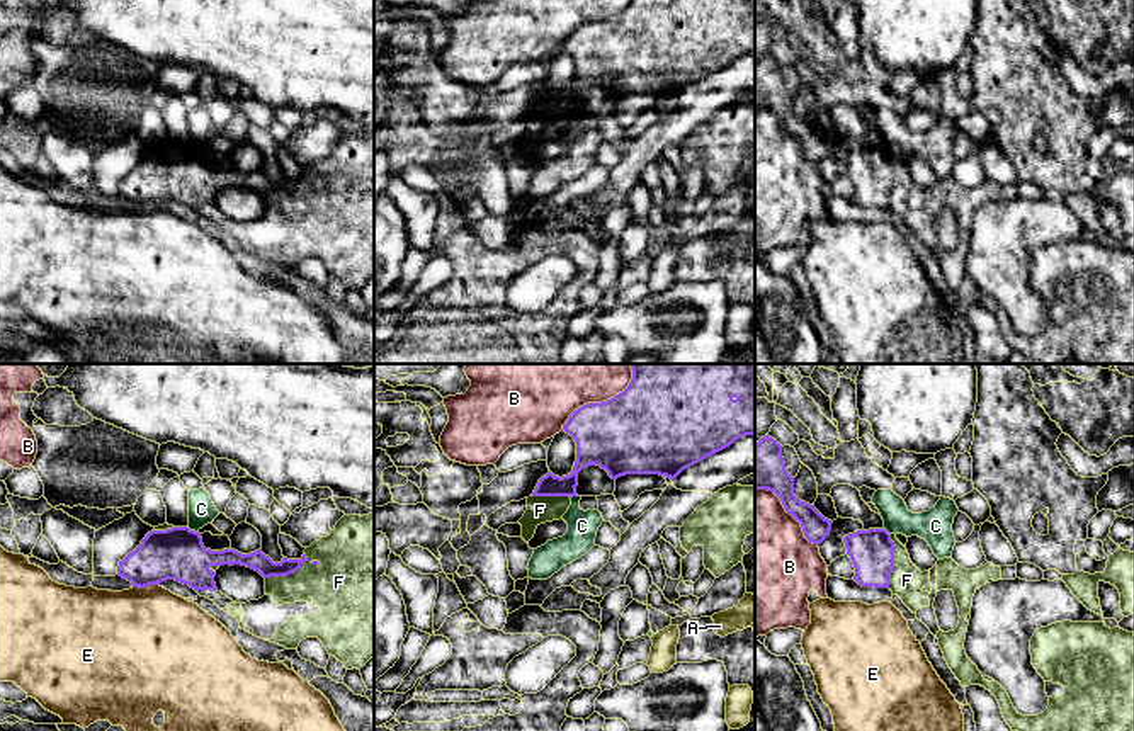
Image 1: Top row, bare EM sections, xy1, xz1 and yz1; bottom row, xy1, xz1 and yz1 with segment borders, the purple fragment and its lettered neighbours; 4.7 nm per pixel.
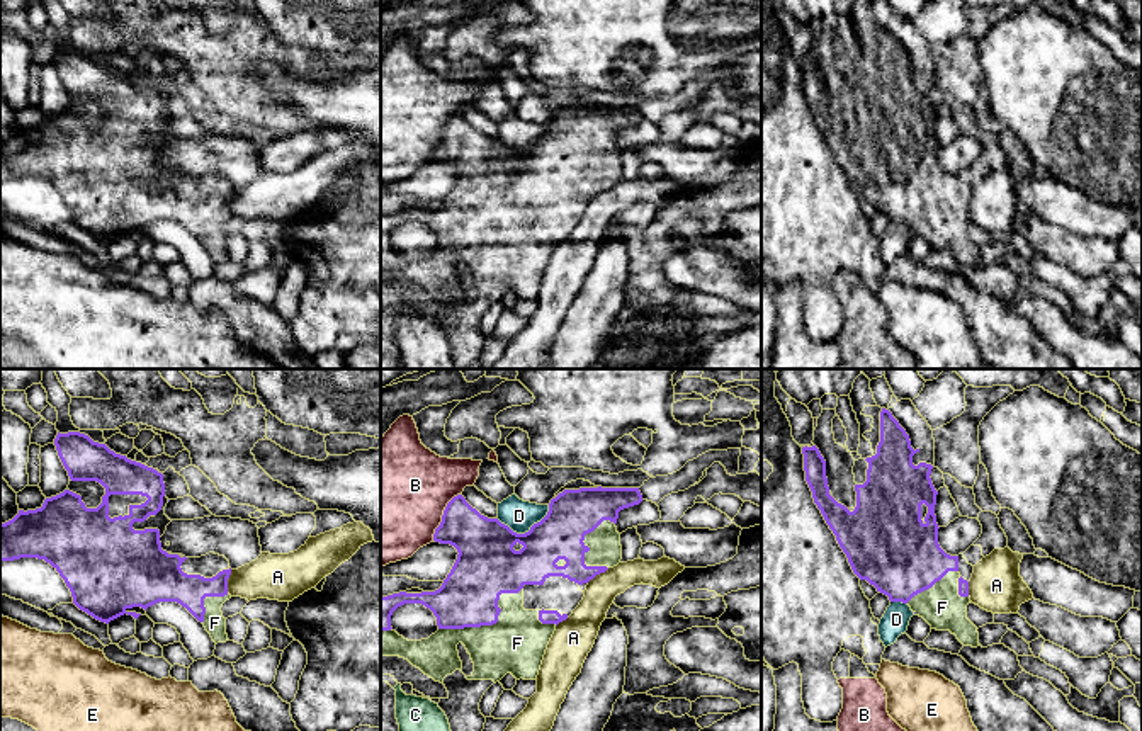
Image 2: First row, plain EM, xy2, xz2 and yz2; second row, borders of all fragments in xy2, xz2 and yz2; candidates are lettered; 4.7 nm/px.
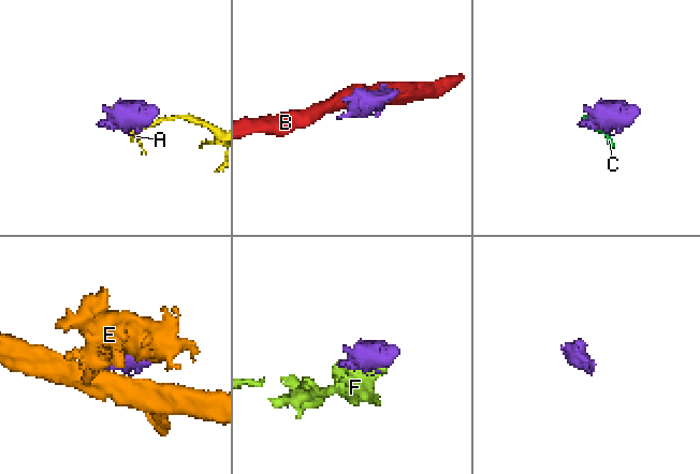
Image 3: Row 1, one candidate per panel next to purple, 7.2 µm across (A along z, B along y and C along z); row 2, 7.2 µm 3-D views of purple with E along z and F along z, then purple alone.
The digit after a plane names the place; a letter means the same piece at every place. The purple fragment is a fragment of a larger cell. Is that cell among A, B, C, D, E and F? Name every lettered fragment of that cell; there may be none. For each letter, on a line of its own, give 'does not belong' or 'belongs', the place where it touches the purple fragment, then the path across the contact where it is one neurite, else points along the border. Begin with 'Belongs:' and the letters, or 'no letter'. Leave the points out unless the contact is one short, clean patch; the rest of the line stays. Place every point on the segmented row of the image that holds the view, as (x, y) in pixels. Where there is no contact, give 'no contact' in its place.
Belongs: F
A: does not belong; meets purple in xy2 at (226, 582)
B: does not belong; meets purple in xz1 at (602, 402)
C: does not belong; meets purple in xy1 at (192, 531); border along xy1 (187, 526), (196, 532)
D: does not belong; meets purple in xz2 at (525, 532)
E: does not belong; meets purple in xy1 at (145, 585); border along xy1 (158, 583), (133, 587)
F: belongs; meets purple in xz2 at (490, 624)

